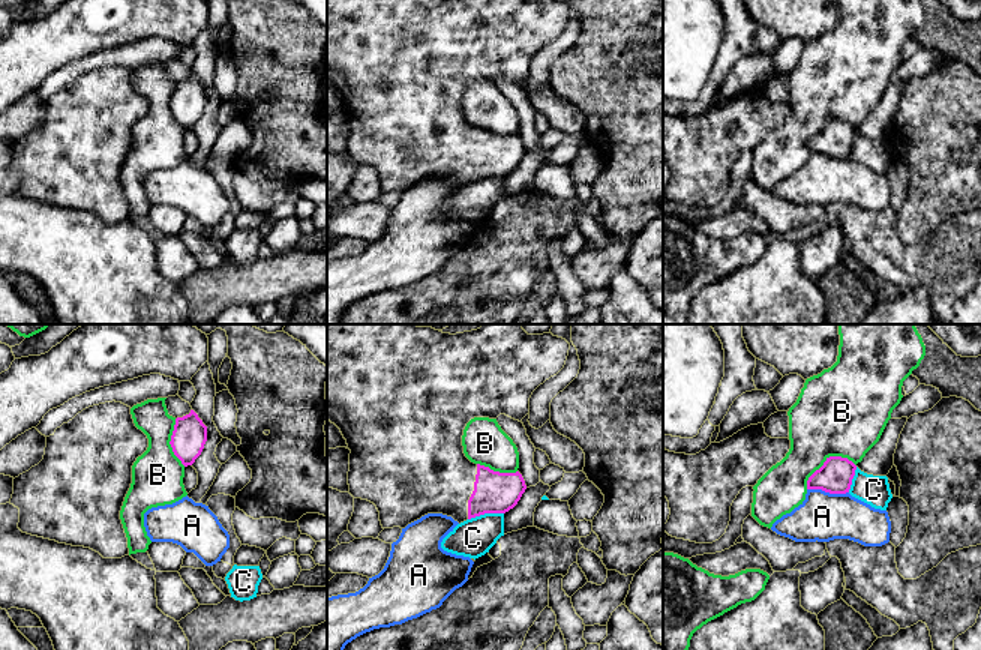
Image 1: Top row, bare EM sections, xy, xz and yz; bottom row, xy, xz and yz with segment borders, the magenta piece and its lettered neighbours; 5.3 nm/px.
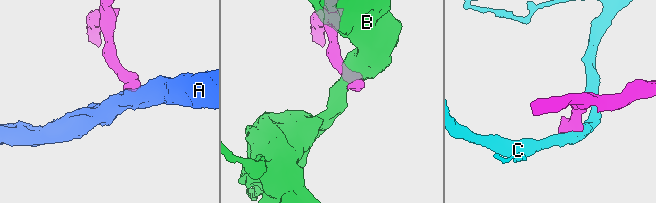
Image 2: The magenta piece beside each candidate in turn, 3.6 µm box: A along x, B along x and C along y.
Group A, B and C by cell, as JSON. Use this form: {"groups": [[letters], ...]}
{"groups": [["A"], ["B"], ["C"]]}

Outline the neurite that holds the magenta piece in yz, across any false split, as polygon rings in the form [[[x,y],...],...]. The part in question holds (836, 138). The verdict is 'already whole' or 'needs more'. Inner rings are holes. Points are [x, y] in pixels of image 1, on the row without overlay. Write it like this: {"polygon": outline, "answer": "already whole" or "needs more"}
{"polygon": [[[830,120],[807,144],[807,153],[846,158],[850,153],[856,129],[848,122]]], "answer": "already whole"}

